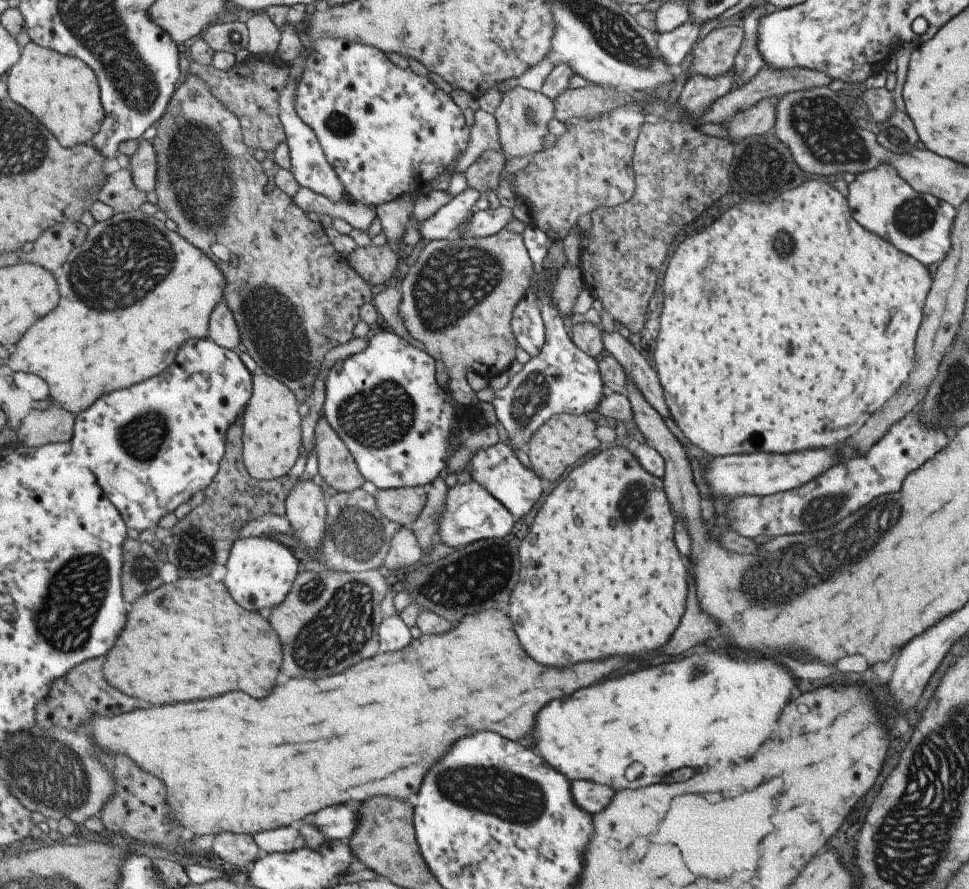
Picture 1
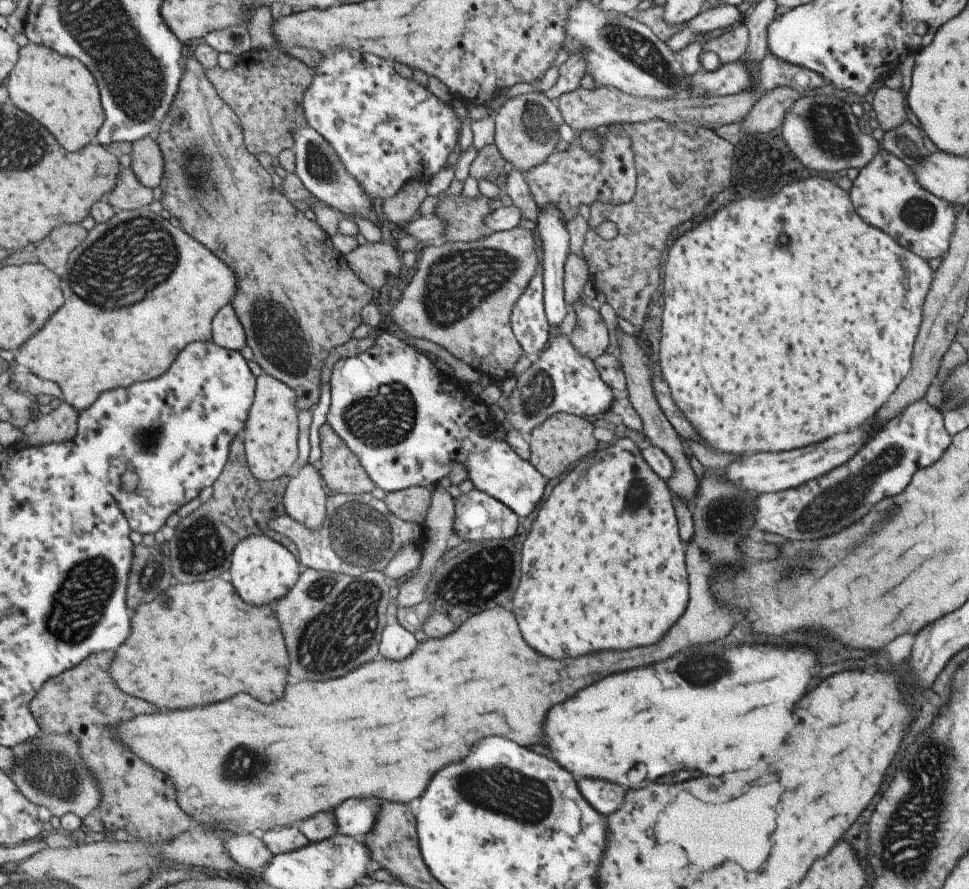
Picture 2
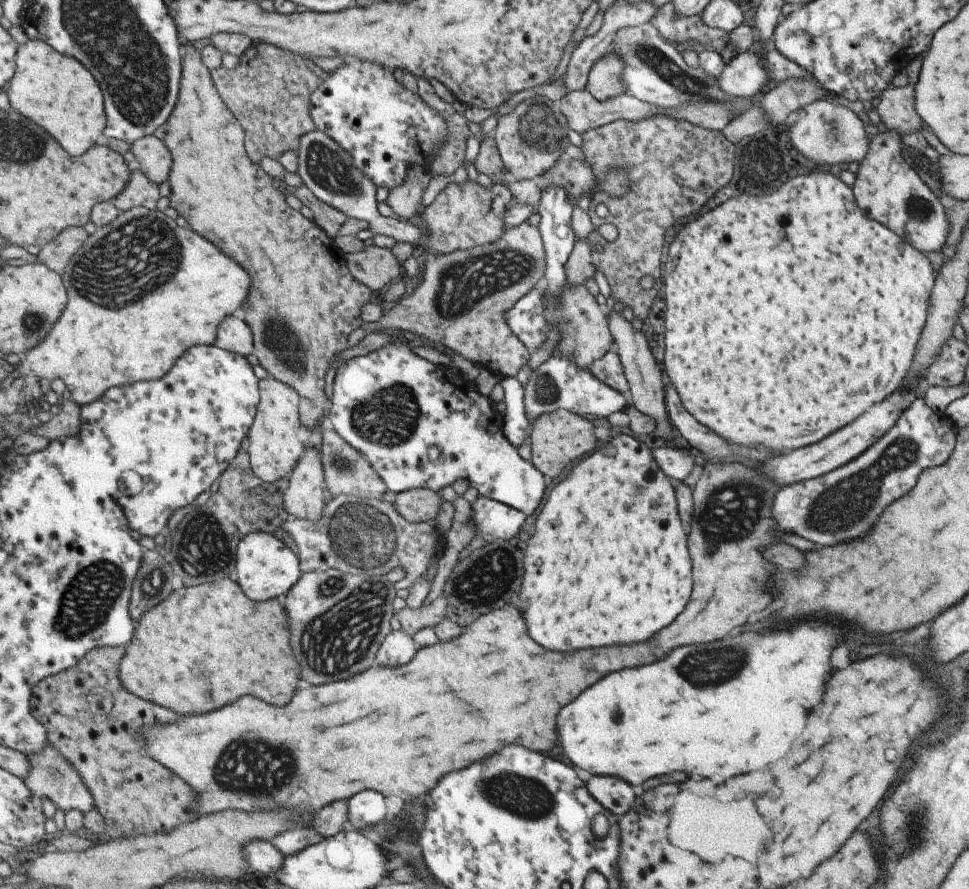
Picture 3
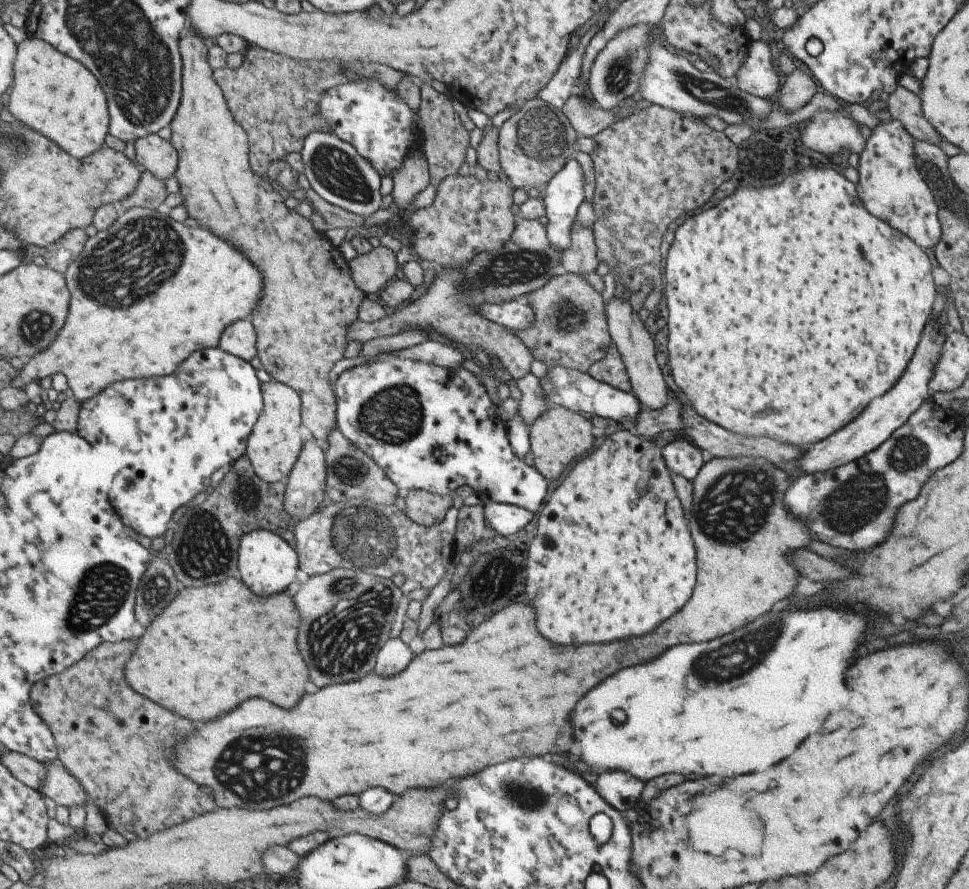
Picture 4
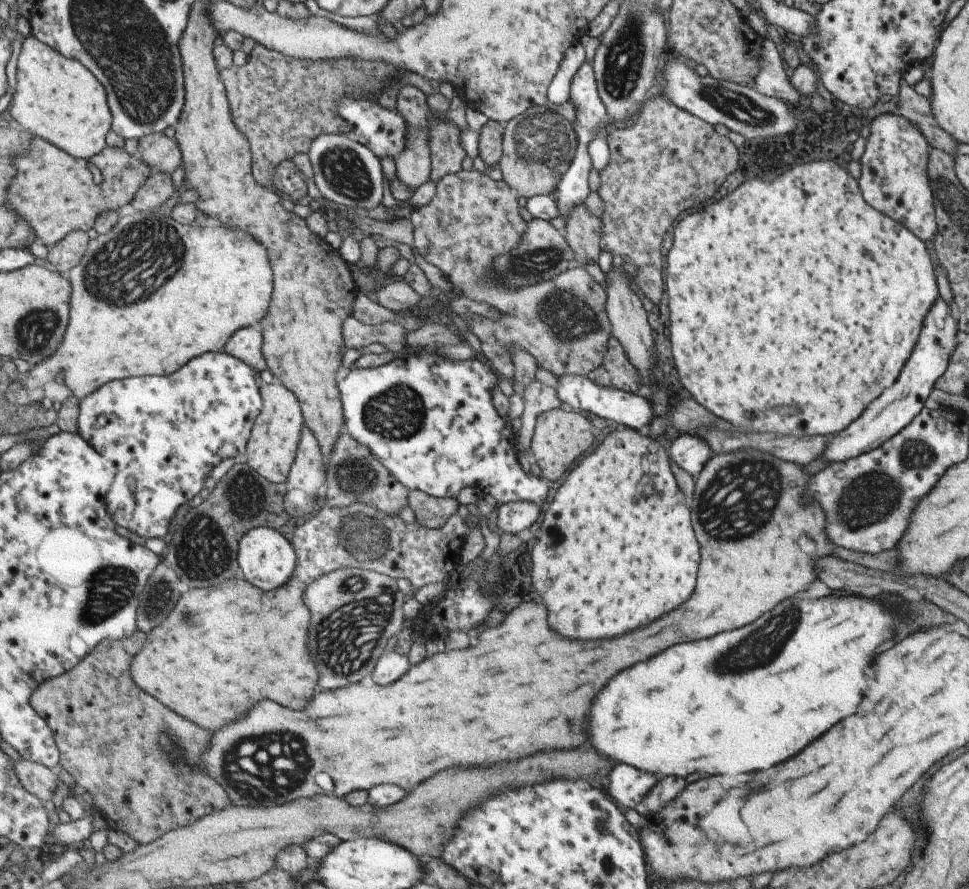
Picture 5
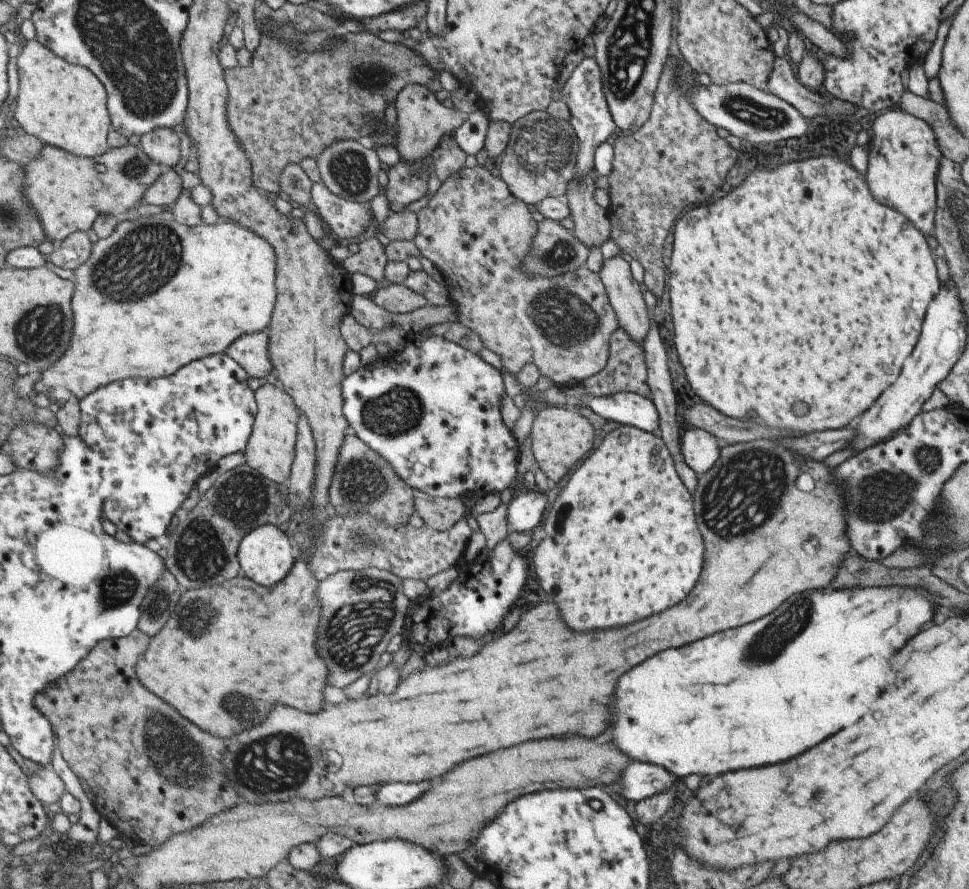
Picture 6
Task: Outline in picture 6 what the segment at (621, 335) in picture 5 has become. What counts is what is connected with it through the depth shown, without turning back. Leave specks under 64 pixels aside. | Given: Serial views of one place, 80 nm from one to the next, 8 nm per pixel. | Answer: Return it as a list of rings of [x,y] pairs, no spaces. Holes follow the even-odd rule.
[[[619,254],[603,259],[598,275],[609,304],[616,312],[618,326],[641,345],[650,325],[650,310],[645,307],[639,283],[633,279],[629,263]]]

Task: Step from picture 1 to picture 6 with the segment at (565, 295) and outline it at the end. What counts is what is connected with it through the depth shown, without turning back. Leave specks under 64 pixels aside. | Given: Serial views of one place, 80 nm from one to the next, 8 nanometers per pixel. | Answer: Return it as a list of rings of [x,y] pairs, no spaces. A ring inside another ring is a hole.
[[[593,168],[583,176],[571,179],[563,194],[563,198],[568,202],[569,216],[573,220],[571,232],[588,246],[588,249],[591,246],[600,246],[610,236],[607,212],[593,199],[596,175],[596,170]]]

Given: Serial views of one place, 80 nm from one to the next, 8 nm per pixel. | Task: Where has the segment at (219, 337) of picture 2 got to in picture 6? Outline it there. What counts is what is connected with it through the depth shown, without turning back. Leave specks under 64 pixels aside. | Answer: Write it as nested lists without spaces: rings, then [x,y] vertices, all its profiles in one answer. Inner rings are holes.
[[[268,330],[249,333],[235,341],[226,352],[255,378],[267,378],[275,372],[270,353]]]

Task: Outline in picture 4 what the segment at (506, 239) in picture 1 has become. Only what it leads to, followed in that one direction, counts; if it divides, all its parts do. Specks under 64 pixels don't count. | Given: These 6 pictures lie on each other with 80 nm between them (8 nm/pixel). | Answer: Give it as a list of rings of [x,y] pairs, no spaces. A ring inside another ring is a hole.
[[[523,219],[518,221],[509,240],[497,250],[480,252],[471,261],[459,269],[443,269],[434,272],[434,279],[424,296],[414,301],[407,301],[401,308],[390,310],[383,320],[377,322],[365,322],[360,318],[350,326],[348,330],[348,340],[359,341],[360,343],[369,342],[371,338],[394,336],[405,328],[421,328],[427,332],[433,332],[435,339],[446,343],[457,342],[475,351],[481,348],[487,356],[493,355],[496,361],[508,370],[511,380],[516,381],[529,373],[529,366],[533,362],[533,355],[525,345],[507,327],[495,324],[483,318],[479,313],[470,308],[473,303],[508,303],[514,301],[525,293],[540,289],[551,277],[561,275],[565,272],[560,254],[556,248],[548,241],[546,230],[543,224],[537,219]]]

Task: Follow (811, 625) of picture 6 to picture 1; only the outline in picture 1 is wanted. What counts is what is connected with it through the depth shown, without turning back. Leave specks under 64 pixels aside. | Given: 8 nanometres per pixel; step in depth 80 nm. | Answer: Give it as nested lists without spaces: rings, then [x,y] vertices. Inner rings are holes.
[[[703,648],[703,652],[693,652],[659,666],[647,666],[641,670],[621,674],[587,688],[577,690],[569,698],[551,700],[543,706],[535,718],[535,750],[552,769],[561,773],[567,781],[585,778],[611,786],[613,790],[629,788],[623,776],[627,766],[633,762],[643,764],[643,772],[631,782],[631,788],[657,784],[661,778],[677,768],[689,766],[693,770],[713,768],[725,770],[731,764],[741,764],[749,760],[763,744],[771,742],[783,706],[795,688],[795,678],[781,662],[761,656],[729,656],[727,652],[715,652]]]

